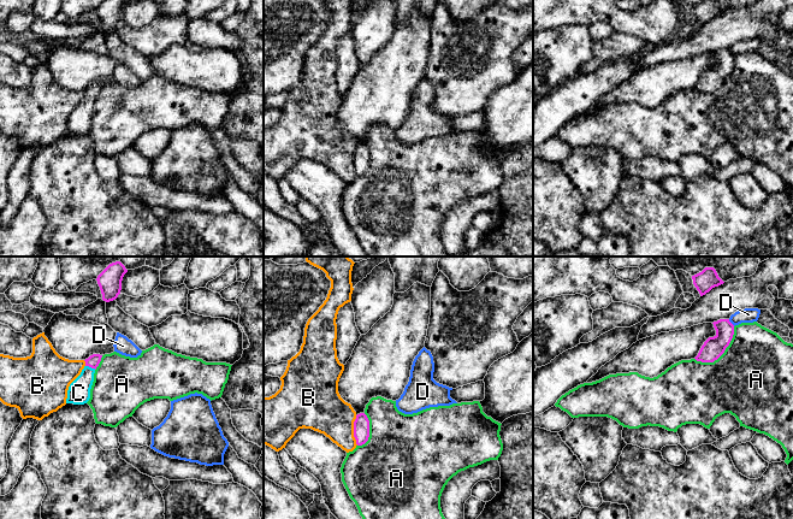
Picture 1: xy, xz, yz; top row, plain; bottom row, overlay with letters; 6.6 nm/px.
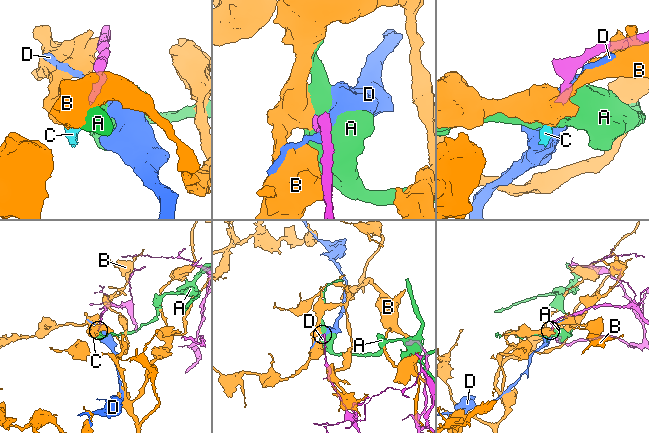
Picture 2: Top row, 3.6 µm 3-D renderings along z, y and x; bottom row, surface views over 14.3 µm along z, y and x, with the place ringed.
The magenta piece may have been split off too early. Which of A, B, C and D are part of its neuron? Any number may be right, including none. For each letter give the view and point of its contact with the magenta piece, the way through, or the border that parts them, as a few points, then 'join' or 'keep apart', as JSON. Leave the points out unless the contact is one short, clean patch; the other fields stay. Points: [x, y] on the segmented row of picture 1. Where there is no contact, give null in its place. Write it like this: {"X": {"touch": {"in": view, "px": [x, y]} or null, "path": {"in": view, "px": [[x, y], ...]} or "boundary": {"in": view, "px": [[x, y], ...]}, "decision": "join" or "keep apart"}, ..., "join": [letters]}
{"A": {"touch": {"in": "yz", "px": [721, 354]}, "boundary": {"in": "yz", "px": [[734, 326], [731, 342], [716, 359], [694, 359]]}, "decision": "keep apart"}, "B": {"touch": {"in": "xz", "px": [354, 430]}, "decision": "keep apart"}, "C": {"touch": {"in": "xy", "px": [90, 366]}, "path": {"in": "xy", "px": [[93, 361], [90, 366], [78, 393]]}, "decision": "join"}, "D": {"touch": {"in": "yz", "px": [731, 323]}, "boundary": {"in": "yz", "px": [[728, 319], [734, 325]]}, "decision": "keep apart"}, "join": ["C"]}

